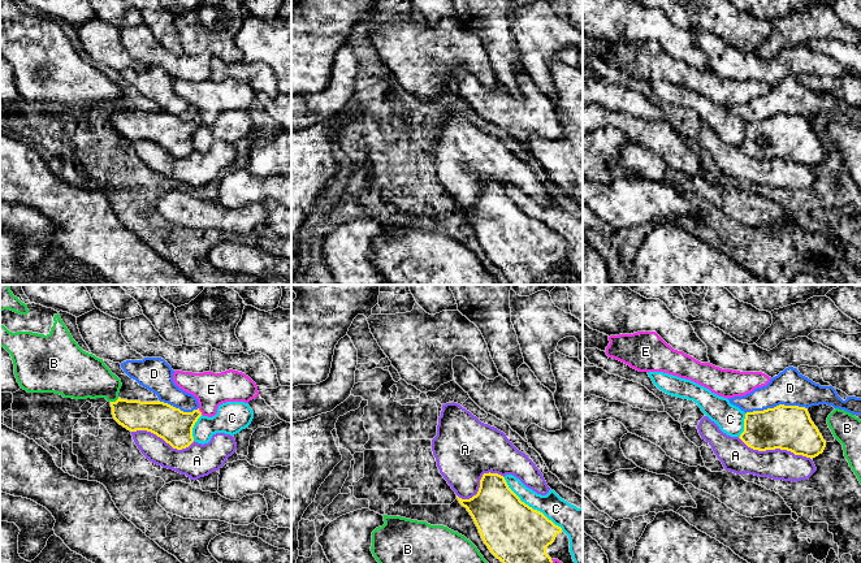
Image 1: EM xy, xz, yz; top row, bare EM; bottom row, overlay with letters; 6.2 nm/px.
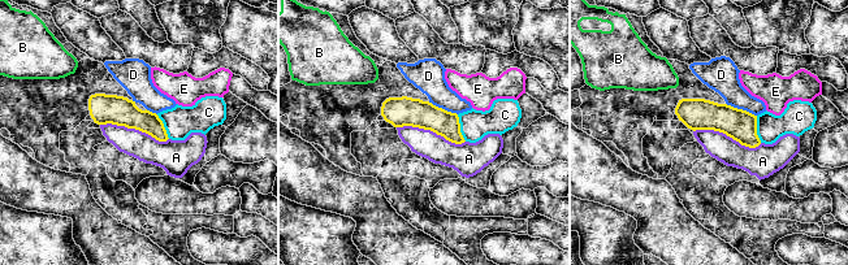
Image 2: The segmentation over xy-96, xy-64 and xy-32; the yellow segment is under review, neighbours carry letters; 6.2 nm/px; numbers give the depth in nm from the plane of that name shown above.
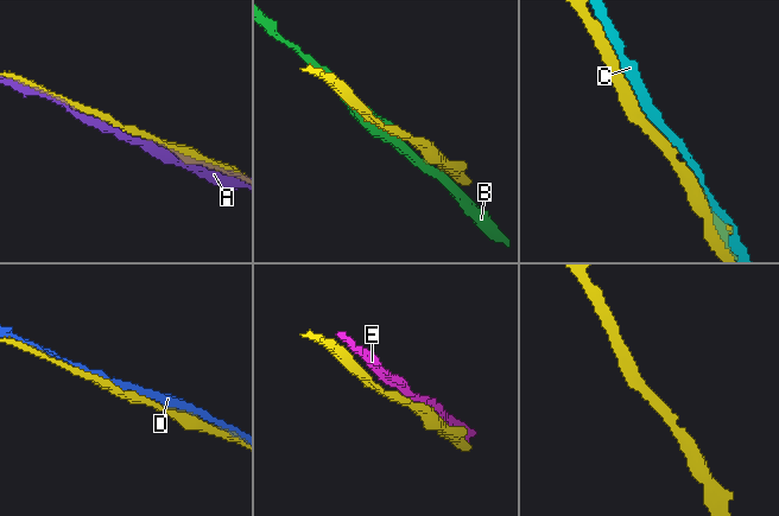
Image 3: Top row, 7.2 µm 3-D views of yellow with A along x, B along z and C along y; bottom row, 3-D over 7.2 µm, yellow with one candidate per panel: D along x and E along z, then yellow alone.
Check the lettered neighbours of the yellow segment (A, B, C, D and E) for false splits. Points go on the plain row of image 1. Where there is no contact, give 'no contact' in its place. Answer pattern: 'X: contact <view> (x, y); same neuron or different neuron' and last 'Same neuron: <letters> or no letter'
A: contact yz (774, 157); different neuron
B: contact xy (116, 109); different neuron
C: contact xz (531, 216); different neuron
D: contact yz (777, 115); different neuron
E: contact xy (199, 120); different neuron
Same neuron: no letter

